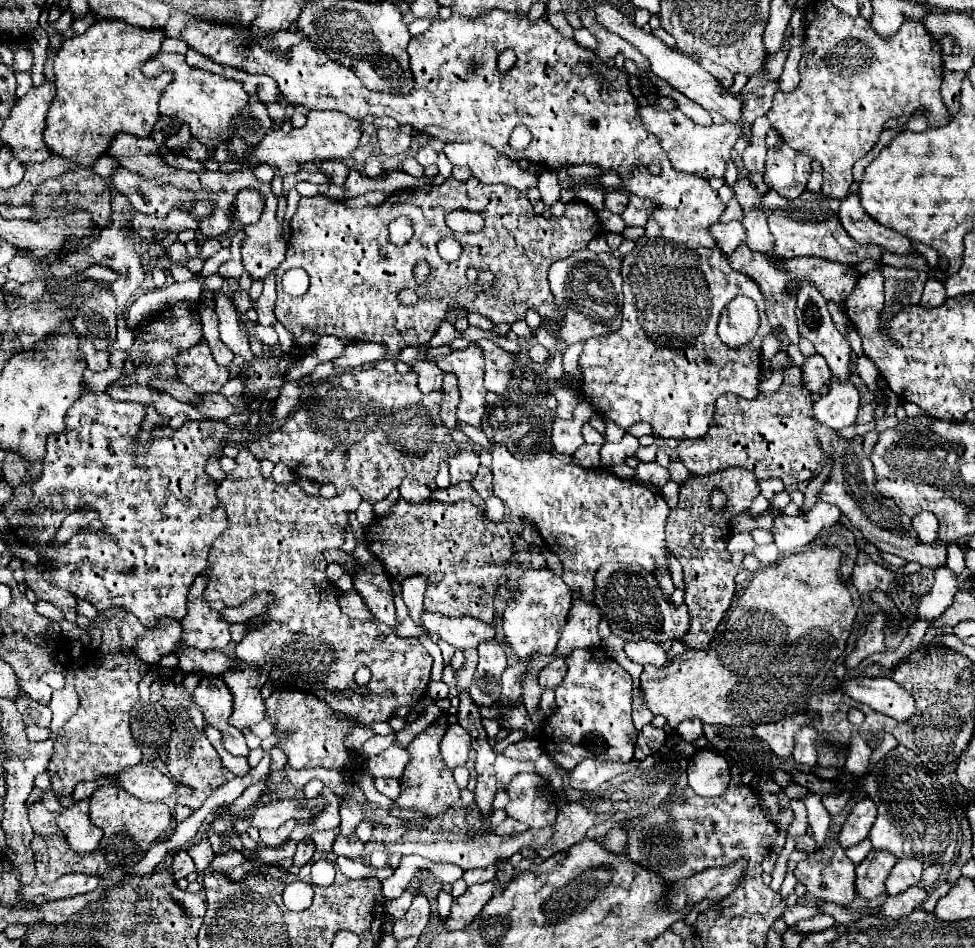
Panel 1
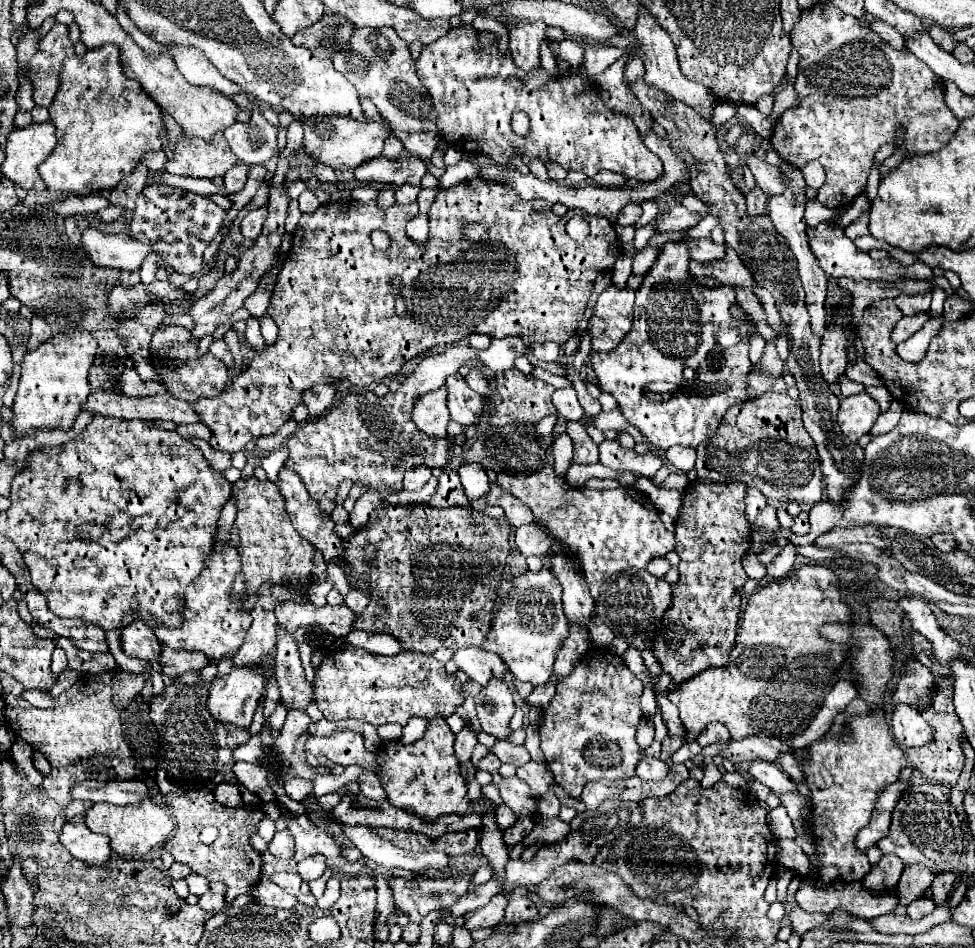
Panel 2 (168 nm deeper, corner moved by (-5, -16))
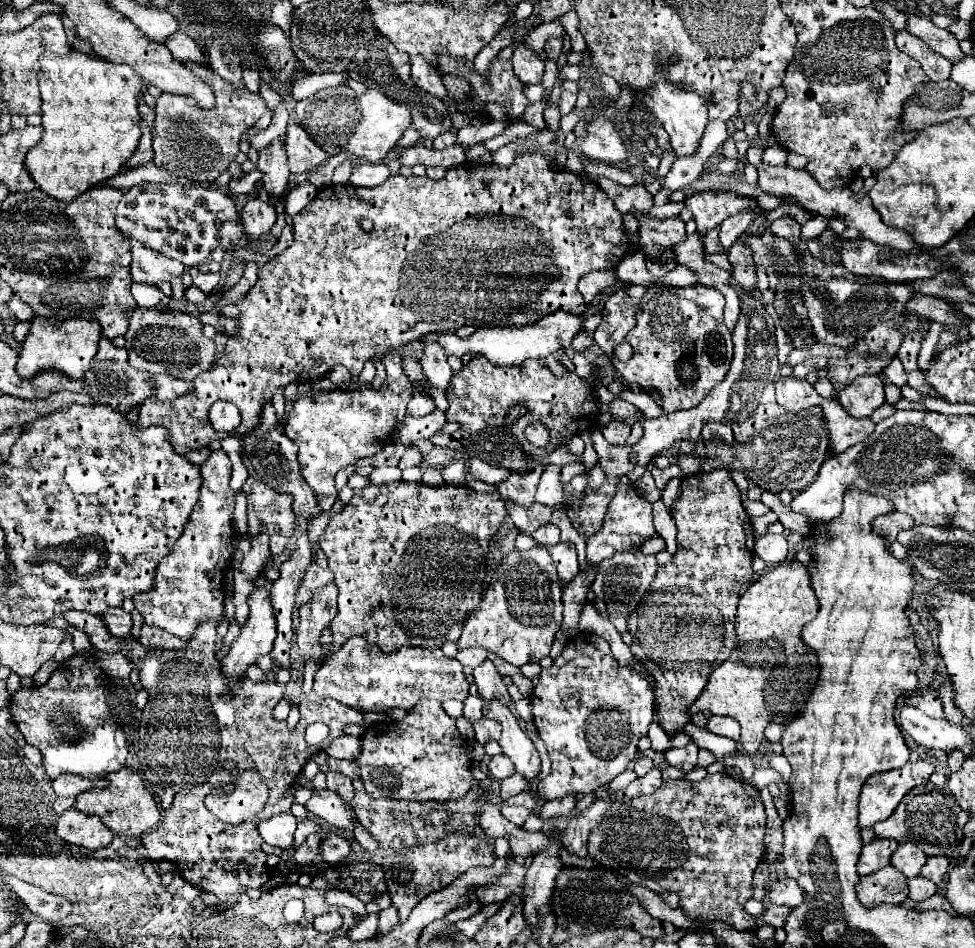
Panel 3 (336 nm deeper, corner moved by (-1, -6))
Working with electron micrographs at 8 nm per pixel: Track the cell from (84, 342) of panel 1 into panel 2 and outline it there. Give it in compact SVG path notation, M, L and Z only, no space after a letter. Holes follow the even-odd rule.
M134 368L124 370L120 382L120 394L126 396L146 396L146 394L166 394L166 386L156 380L142 380Z

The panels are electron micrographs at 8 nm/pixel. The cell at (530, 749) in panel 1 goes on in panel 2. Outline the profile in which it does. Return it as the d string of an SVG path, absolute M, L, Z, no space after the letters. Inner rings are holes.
M496 740L496 744L490 748L492 754L496 754L500 758L500 762L510 762L514 766L524 766L526 762L530 762L530 754L524 746L516 746L512 742L504 742L504 740Z

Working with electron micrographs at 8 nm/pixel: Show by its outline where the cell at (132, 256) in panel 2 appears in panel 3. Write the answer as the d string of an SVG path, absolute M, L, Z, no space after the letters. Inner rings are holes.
M124 232L122 236L130 242L130 254L132 260L136 262L136 274L132 274L134 282L148 282L156 284L160 280L170 280L172 276L182 276L184 266L178 264L176 260L166 258L164 254L138 244L134 238L128 238Z

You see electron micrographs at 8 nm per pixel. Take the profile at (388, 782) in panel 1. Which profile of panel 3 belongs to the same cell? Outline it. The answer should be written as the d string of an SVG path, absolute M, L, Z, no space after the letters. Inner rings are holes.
M328 758L328 766L330 770L336 770L344 776L348 776L350 780L360 780L360 772L358 772L358 766L354 760L334 760L334 758Z

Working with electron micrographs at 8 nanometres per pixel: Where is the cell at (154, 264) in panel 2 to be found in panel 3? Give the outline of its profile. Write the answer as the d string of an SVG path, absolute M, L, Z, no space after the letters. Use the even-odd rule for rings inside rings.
M132 284L132 296L140 308L156 308L160 304L166 304L168 300L162 300L162 294L158 292L156 286L150 284Z

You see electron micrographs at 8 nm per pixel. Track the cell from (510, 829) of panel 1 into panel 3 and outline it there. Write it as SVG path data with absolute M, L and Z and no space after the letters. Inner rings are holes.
M502 806L500 812L502 812L502 816L504 816L506 820L510 820L510 822L516 824L516 826L524 826L526 816L530 814L530 812L528 812L526 808L522 808L522 806Z

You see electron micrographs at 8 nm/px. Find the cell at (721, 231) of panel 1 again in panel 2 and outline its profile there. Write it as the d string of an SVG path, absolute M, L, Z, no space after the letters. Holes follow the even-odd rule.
M688 238L686 246L690 252L690 258L696 262L702 262L702 264L716 262L716 260L720 260L720 256L724 256L724 244L718 246L710 238L702 238L702 240Z

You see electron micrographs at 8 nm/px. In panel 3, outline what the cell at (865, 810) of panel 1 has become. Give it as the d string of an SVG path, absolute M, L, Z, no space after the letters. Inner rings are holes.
M918 760L918 762L908 762L906 766L898 768L898 770L890 770L890 772L880 772L880 774L872 774L864 786L862 786L862 794L860 794L860 828L872 828L876 822L882 822L884 818L888 818L894 808L900 804L900 800L904 798L904 794L920 784L926 784L930 774L934 772L934 762L930 760Z

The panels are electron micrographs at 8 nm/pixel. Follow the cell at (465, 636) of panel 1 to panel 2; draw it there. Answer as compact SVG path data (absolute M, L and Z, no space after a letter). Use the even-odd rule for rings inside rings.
M460 648L454 654L454 662L460 670L464 670L474 682L480 686L486 686L492 678L504 680L506 678L506 666L504 662L482 648Z

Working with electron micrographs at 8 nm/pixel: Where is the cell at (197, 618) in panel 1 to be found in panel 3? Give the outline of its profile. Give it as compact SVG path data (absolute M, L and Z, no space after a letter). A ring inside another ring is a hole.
M214 450L204 464L202 472L202 490L198 504L192 510L192 516L184 528L184 534L178 538L170 554L156 568L156 582L150 592L136 594L134 604L142 614L146 624L158 626L182 640L192 638L200 622L226 622L224 612L224 572L234 552L234 494L228 486L232 464L224 450Z

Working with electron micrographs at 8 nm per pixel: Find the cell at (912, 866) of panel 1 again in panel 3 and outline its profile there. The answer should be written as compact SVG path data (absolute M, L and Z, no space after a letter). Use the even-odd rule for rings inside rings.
M912 842L900 844L898 850L892 854L892 866L900 870L906 878L918 876L924 862L926 862L926 854Z

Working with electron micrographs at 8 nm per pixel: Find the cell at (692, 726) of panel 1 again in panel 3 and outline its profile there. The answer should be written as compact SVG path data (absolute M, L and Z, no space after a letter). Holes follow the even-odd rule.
M690 742L684 748L672 748L666 752L666 760L670 762L670 766L678 768L678 770L686 770L690 772L696 764L696 756L698 756L698 746L694 742Z

